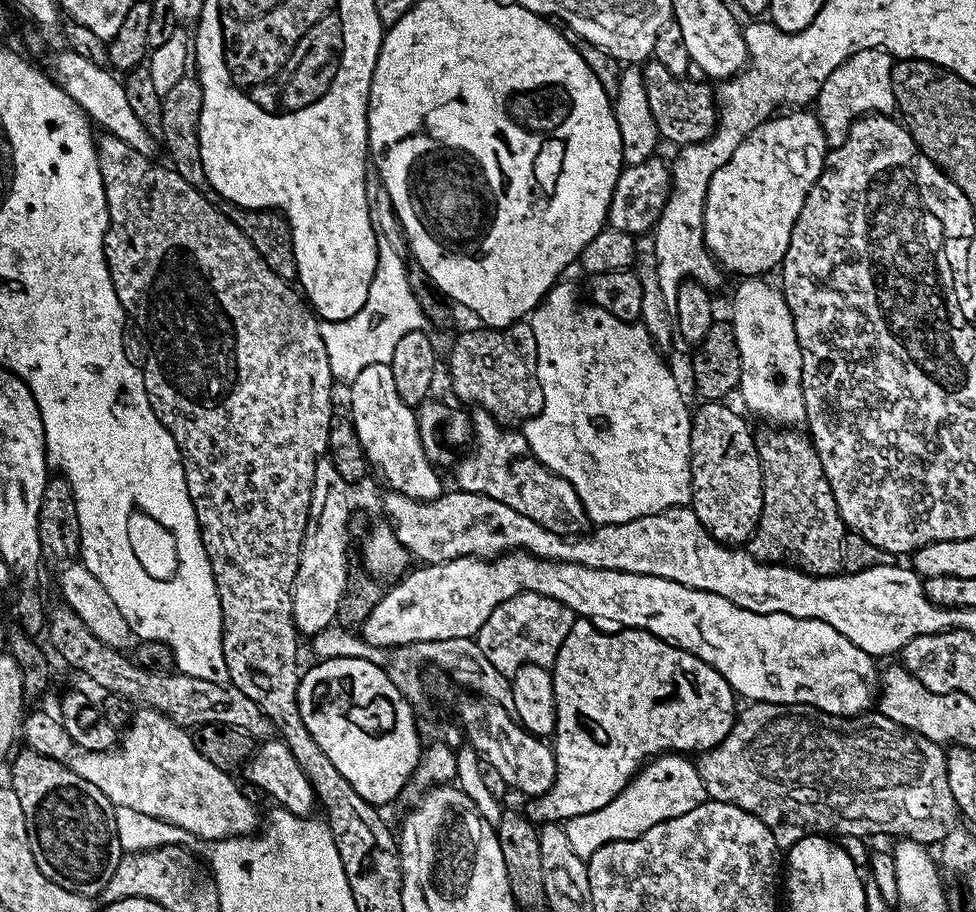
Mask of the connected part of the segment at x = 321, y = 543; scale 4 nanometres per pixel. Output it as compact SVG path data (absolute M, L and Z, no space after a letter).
M328 458L320 459L314 470L314 486L304 541L300 547L298 574L292 583L292 617L301 637L311 638L322 630L333 627L342 594L346 590L346 578L350 571L348 492L350 486L342 480L331 461Z

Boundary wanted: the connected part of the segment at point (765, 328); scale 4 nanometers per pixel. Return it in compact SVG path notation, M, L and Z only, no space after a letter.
M744 278L739 281L740 284L736 288L736 293L732 296L732 317L730 323L734 330L734 338L738 342L738 350L740 351L740 365L742 366L742 374L740 375L740 386L738 396L744 399L744 404L756 416L765 416L768 420L773 420L773 425L776 426L800 426L805 423L808 411L806 410L806 402L802 394L802 354L798 346L798 338L794 330L794 318L792 312L788 308L787 302L784 301L783 291L779 287L776 288L772 284L767 284L767 279L764 278Z

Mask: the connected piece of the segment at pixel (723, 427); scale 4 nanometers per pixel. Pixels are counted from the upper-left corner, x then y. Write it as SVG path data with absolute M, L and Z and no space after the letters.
M704 402L701 407L691 413L692 415L692 437L690 438L690 454L692 455L692 498L690 507L696 513L702 523L704 529L721 544L729 546L740 546L747 543L751 539L753 533L756 532L756 524L759 522L759 515L762 514L763 504L763 470L760 469L760 450L758 447L757 437L752 436L752 432L748 429L748 424L735 412L732 408L727 408L727 403L724 402Z

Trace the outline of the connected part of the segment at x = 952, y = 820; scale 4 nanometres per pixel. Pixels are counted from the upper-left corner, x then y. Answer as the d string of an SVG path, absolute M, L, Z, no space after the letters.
M752 702L748 709L737 715L736 723L728 732L728 737L707 752L699 753L694 763L698 774L708 792L708 799L718 802L730 802L750 814L754 814L774 834L777 849L787 850L797 840L817 834L831 834L833 837L880 836L885 832L891 838L907 838L925 846L939 845L950 834L950 830L958 826L958 809L954 802L954 794L950 794L950 782L946 774L946 752L941 745L935 744L920 732L911 732L908 728L898 726L898 722L890 722L890 718L881 716L879 711L872 710L859 716L835 716L807 704L771 704L770 702Z

